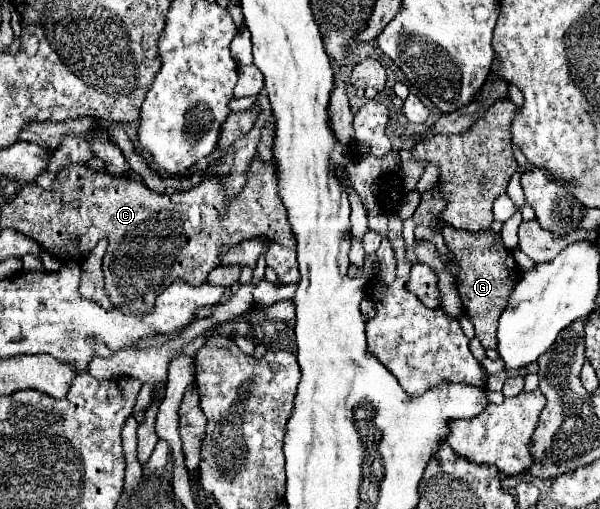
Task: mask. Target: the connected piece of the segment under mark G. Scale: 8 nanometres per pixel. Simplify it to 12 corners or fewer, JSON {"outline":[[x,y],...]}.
{"outline":[[500,234],[442,236],[460,262],[458,290],[484,348],[520,268]]}

